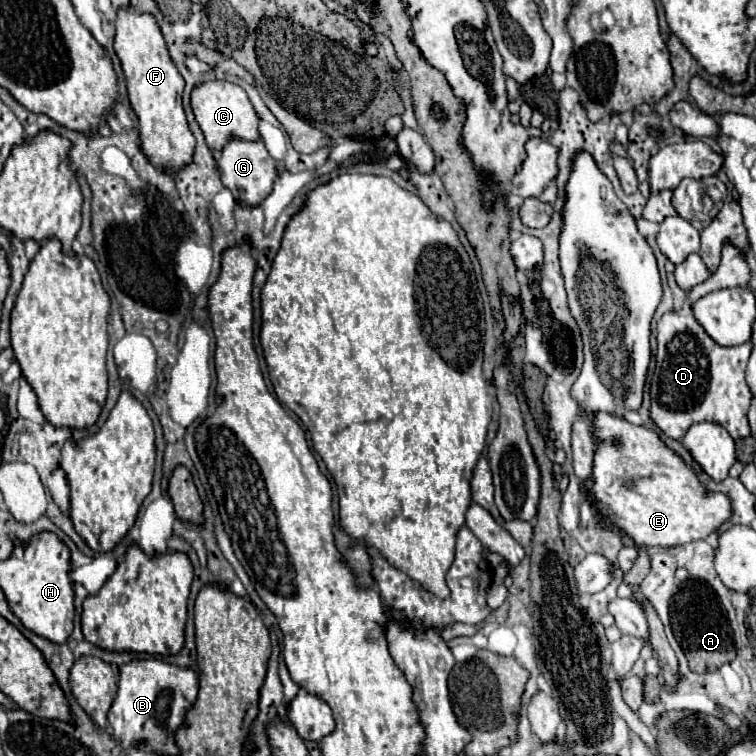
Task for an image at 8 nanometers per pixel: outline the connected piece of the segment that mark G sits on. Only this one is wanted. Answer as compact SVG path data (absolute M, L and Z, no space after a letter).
M231 140L221 154L217 156L217 166L223 174L223 184L231 190L231 194L245 206L259 206L273 190L275 178L281 170L287 170L285 166L279 166L277 160L271 158L265 144L259 142L243 142L243 140Z

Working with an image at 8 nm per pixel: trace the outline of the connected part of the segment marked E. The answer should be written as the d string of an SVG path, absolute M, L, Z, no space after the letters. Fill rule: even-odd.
M597 414L595 426L599 438L603 440L595 450L593 462L593 490L599 500L599 510L603 510L607 522L615 522L617 528L625 530L637 546L679 546L695 540L705 540L731 518L731 498L723 492L709 492L699 482L697 472L687 466L685 460L659 438L657 432L629 424L627 420L615 418L611 414ZM613 440L619 440L621 444L617 446Z

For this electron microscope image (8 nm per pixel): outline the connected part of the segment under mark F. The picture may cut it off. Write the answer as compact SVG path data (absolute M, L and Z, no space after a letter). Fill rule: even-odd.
M125 6L117 12L115 28L115 52L127 78L131 106L139 116L141 148L149 156L153 166L179 172L187 162L191 162L191 150L195 148L195 136L189 130L181 104L185 80L173 64L173 58L153 14L137 12L133 6Z

